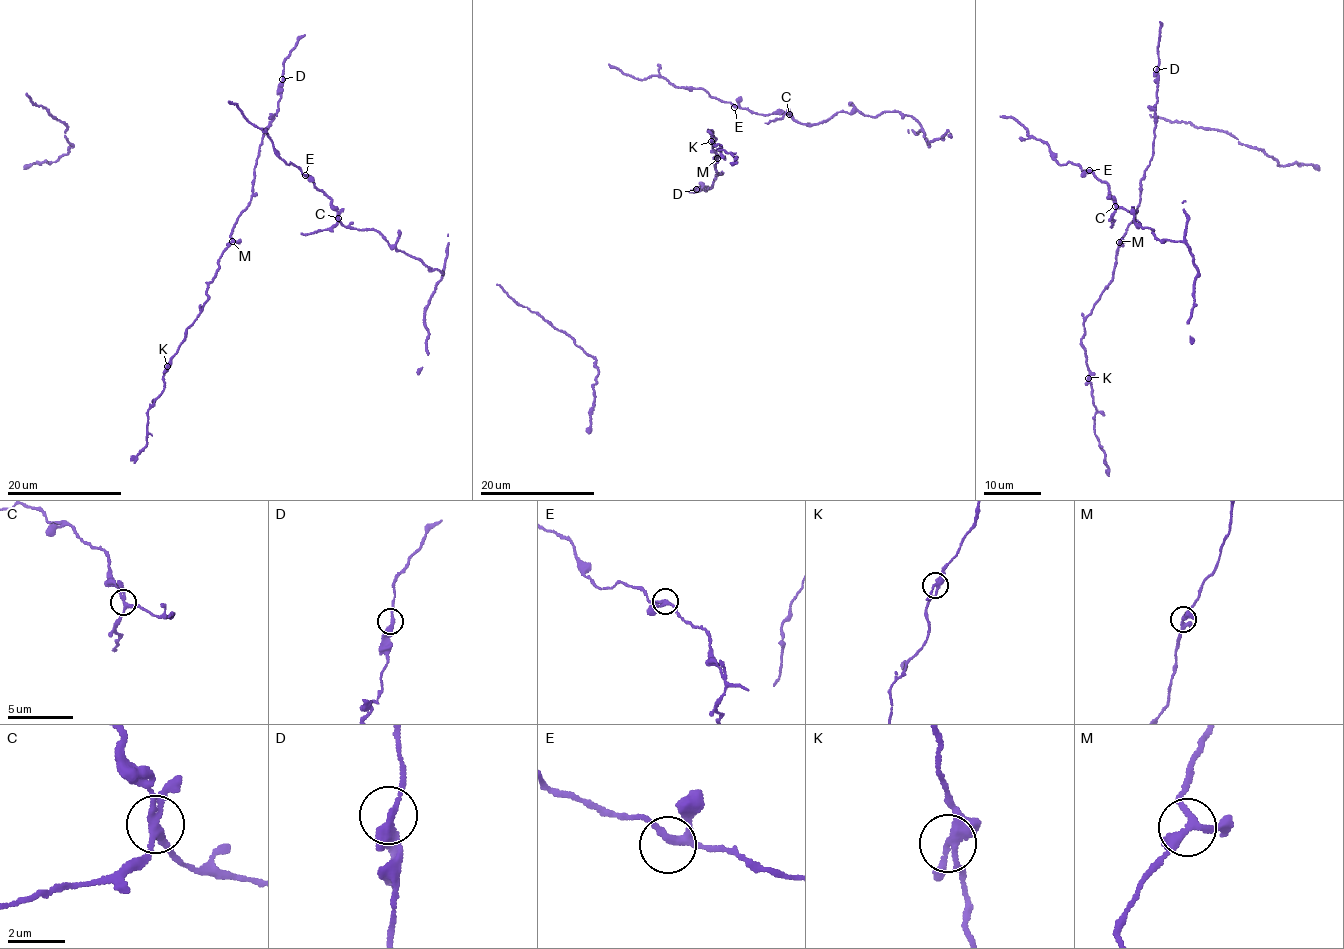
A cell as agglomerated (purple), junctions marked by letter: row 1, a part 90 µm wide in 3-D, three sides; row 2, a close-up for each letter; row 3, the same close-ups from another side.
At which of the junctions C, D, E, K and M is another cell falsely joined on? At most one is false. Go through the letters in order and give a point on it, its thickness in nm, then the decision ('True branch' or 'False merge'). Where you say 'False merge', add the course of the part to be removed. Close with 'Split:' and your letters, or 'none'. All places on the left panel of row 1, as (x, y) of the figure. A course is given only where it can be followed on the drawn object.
C: Place: (338, 218). Thickness 240 nm. False merge. Course of the part to remove: (338, 218), (328, 228), (300, 233)
D: Place: (282, 79). Thickness 240 nm. True branch
E: Place: (305, 175). Thickness 240 nm. True branch
K: Place: (167, 366). Thickness 280 nm. True branch
M: Place: (232, 241). Thickness 240 nm. True branch
Split: C

